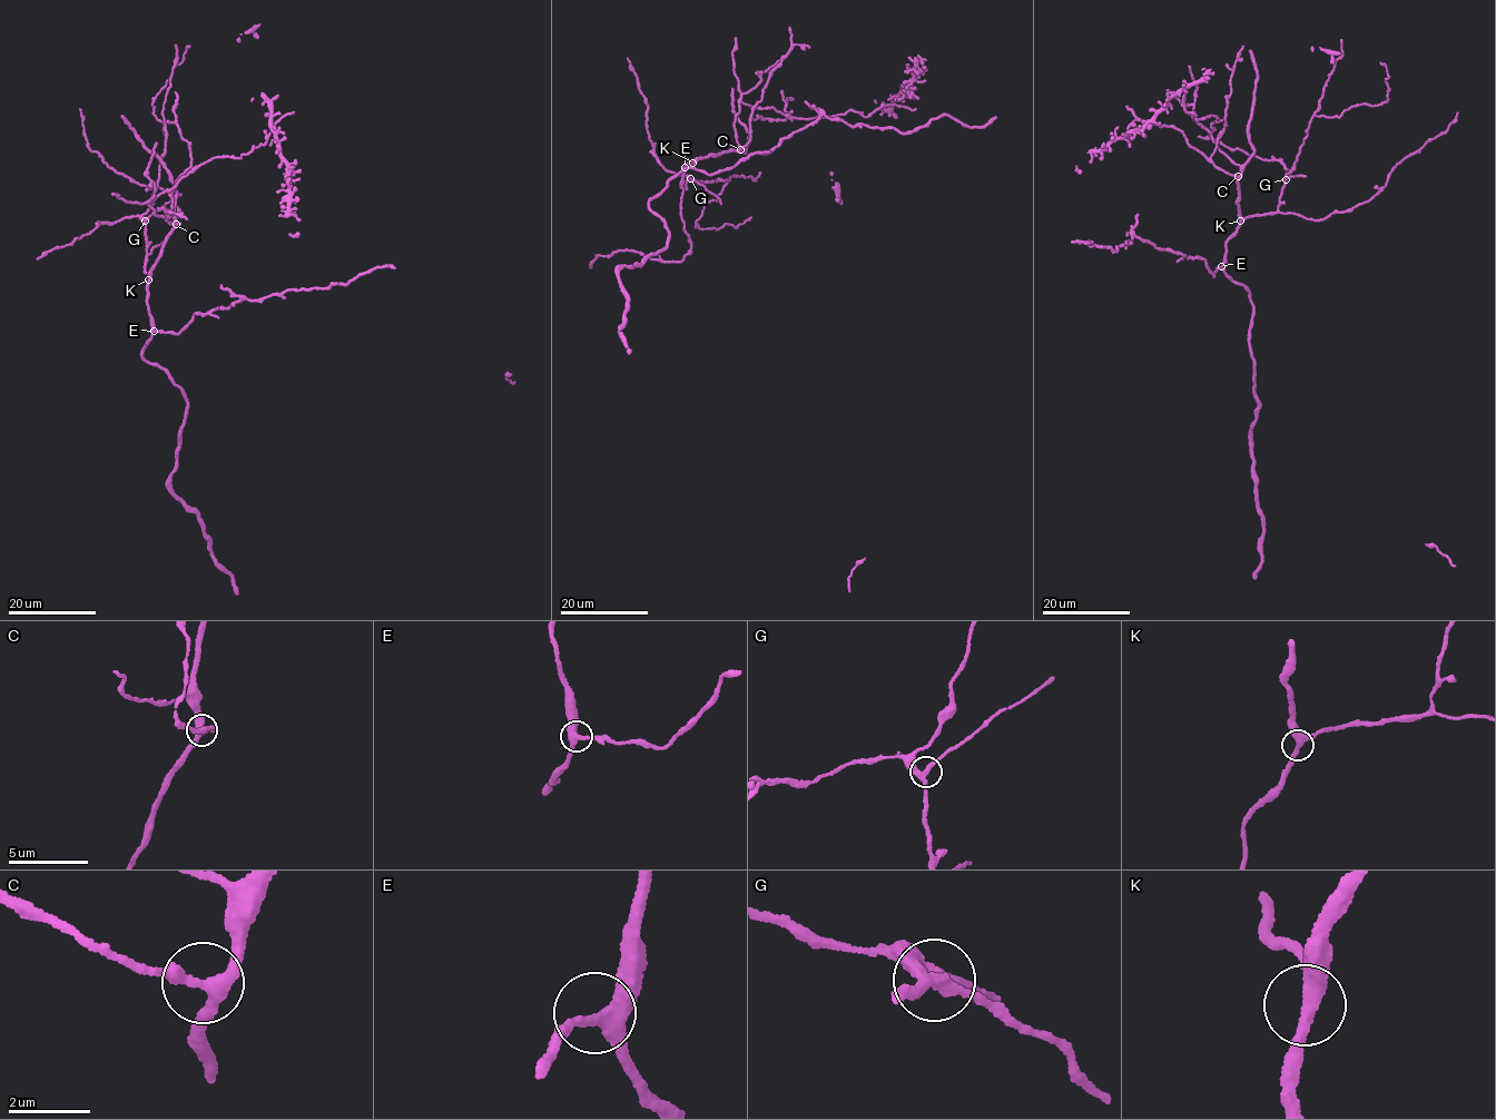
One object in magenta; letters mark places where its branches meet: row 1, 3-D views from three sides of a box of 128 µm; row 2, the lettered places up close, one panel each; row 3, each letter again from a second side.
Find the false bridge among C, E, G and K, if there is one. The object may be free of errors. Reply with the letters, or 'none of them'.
G

